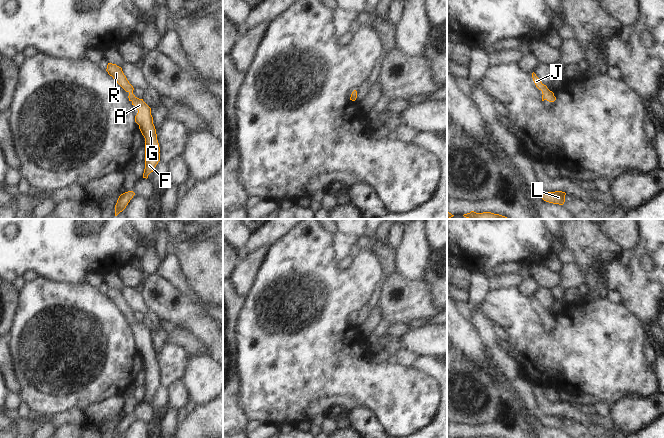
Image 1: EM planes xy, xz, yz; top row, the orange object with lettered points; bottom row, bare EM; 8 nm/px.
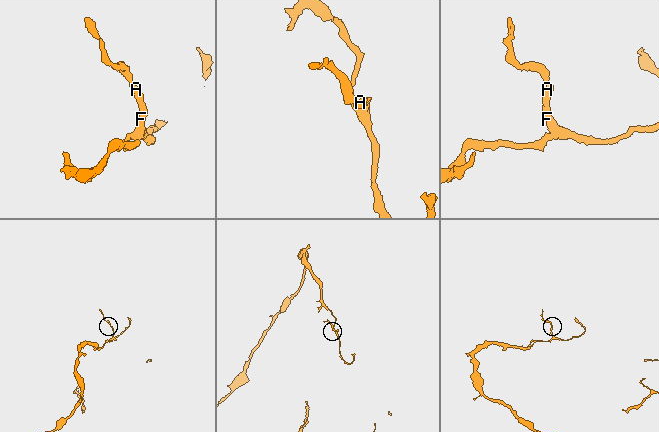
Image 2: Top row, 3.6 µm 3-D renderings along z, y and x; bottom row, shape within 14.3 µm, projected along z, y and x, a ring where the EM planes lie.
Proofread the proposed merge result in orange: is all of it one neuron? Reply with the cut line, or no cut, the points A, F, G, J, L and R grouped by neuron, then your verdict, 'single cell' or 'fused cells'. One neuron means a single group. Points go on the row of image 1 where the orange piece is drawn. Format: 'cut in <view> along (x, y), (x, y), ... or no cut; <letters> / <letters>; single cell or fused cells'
no cut; A F G J L R; single cell

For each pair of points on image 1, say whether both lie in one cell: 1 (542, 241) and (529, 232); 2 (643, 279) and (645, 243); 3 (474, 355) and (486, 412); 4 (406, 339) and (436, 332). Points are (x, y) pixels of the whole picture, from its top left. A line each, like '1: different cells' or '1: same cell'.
1: same cell
2: same cell
3: different cells
4: same cell

